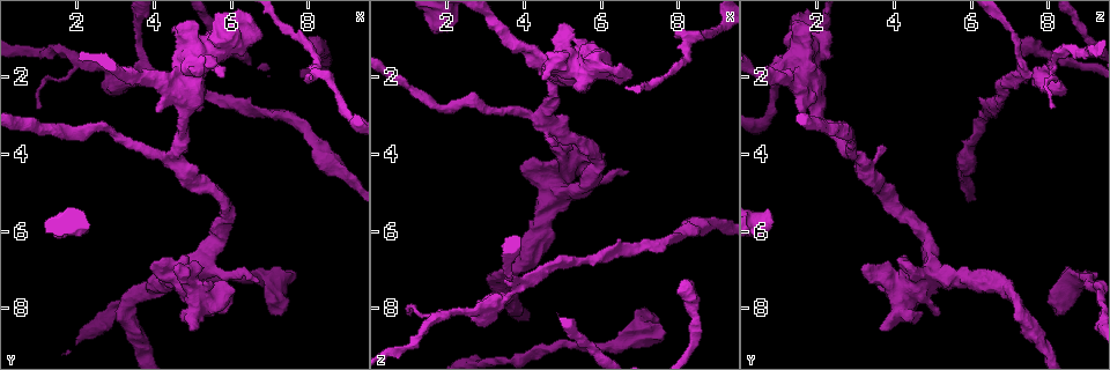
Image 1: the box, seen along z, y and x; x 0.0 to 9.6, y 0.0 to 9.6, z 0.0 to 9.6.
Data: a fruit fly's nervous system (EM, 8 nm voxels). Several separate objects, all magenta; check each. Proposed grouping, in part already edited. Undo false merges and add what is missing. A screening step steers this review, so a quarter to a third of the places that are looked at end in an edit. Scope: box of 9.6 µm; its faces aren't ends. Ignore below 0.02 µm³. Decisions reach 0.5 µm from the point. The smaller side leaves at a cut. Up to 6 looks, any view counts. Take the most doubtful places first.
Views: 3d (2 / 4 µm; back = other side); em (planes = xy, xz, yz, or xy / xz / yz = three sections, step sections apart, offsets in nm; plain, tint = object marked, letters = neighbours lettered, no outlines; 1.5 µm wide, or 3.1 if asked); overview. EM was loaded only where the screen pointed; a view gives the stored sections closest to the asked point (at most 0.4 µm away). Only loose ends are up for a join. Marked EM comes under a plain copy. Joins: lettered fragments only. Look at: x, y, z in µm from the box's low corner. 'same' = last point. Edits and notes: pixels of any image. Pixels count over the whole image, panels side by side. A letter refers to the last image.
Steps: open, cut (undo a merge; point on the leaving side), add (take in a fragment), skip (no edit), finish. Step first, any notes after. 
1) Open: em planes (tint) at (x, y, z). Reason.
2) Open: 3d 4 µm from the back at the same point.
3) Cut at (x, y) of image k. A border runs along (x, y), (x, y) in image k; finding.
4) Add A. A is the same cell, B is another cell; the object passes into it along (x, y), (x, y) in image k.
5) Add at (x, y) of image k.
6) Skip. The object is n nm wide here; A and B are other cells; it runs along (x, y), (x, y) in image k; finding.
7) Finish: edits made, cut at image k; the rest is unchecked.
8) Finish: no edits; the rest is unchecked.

Open: 3d 4 µm at (1.80, 5.45, 0.70). Thick end.

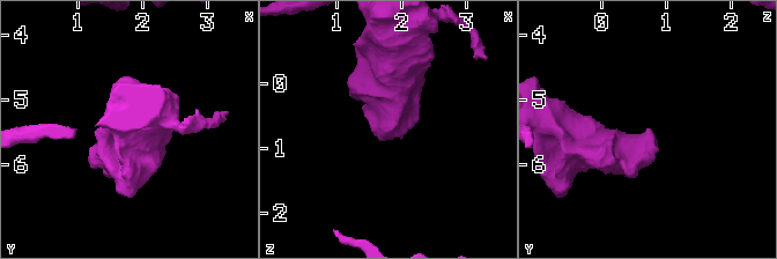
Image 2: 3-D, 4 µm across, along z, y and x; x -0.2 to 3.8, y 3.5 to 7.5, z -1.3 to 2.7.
Open: em yz step 8 (letters) at (1.75, 5.45, 0.70). Shape alone is not enough.

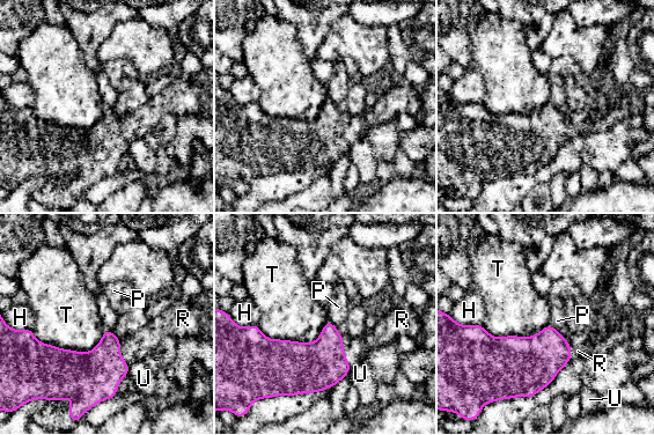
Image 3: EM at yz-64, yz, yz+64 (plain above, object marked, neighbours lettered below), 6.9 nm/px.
Add R. R is the same cell, H, P, T and U are other cells; the object passes into it along (313, 367), (344, 351), (357, 348) in image 3; the cell continues.

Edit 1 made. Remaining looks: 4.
Open: overview.

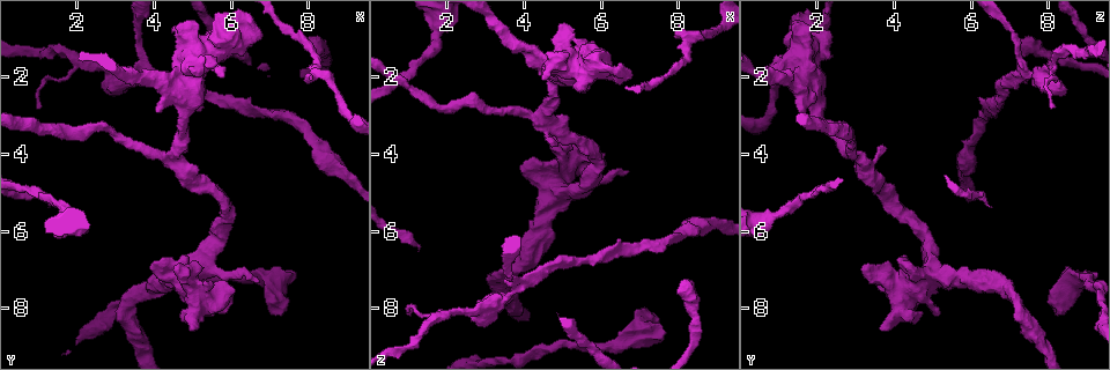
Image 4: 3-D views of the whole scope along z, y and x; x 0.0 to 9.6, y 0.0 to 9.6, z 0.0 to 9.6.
Open: em xz step 4 (tint) at (4.10, 1.95, 7.30). Sudden change in width.

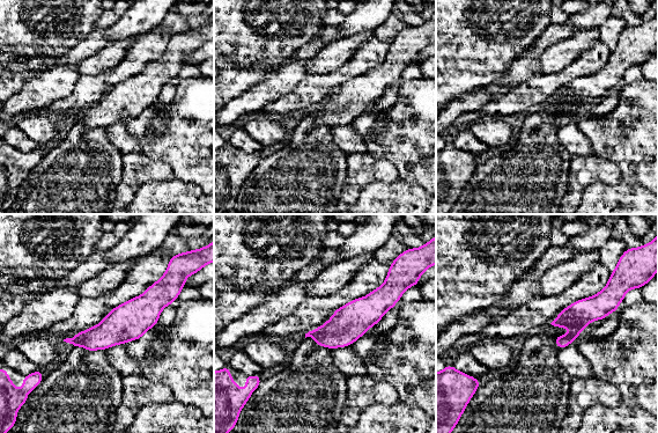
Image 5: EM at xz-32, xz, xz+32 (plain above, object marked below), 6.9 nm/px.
Open: em planes (letters) at the same point.

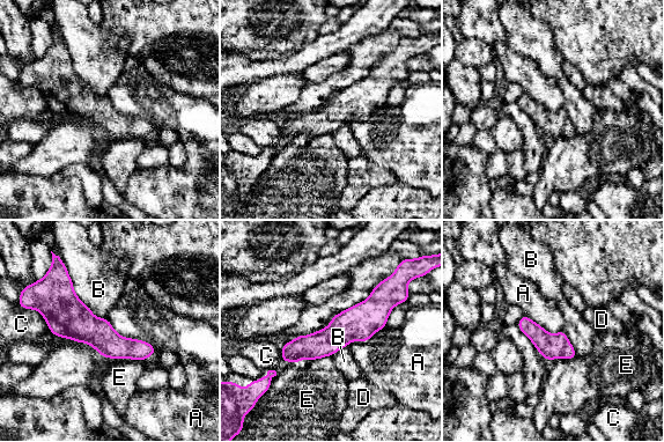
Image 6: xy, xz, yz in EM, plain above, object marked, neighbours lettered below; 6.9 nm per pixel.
Skip. A, B, C, D and E are other cells; all the same cell.

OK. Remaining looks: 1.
Finish: edits made, add at image 3; the rest is unchecked.

